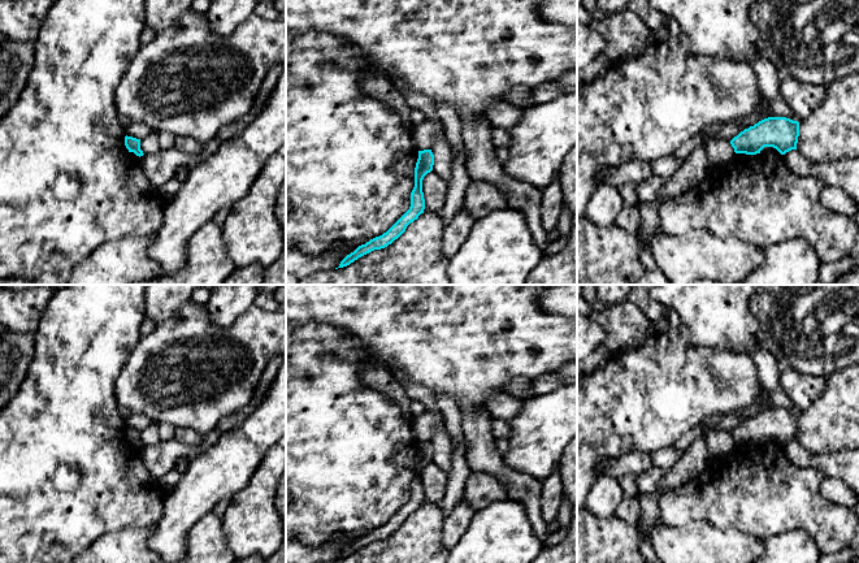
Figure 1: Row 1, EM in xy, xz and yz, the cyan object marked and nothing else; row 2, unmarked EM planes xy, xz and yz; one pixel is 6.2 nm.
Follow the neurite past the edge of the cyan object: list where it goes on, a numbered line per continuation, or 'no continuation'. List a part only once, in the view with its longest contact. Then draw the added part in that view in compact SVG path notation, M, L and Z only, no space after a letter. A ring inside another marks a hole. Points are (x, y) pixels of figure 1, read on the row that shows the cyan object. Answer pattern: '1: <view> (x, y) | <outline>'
no continuation

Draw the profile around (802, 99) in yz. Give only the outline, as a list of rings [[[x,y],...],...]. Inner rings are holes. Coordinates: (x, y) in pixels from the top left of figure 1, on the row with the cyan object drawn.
[[[791,78],[780,79],[778,94],[798,122],[806,121],[825,100],[824,87]]]

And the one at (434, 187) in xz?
[[[431,170],[422,179],[422,192],[425,207],[430,211],[438,212],[446,203],[448,183]]]

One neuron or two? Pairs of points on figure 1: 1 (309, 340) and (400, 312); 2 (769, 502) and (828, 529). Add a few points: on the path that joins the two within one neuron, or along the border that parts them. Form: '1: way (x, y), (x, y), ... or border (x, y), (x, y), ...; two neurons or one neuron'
1: border (313, 321), (345, 329), (367, 349); two neurons
2: way (784, 502), (795, 502), (814, 515); one neuron

